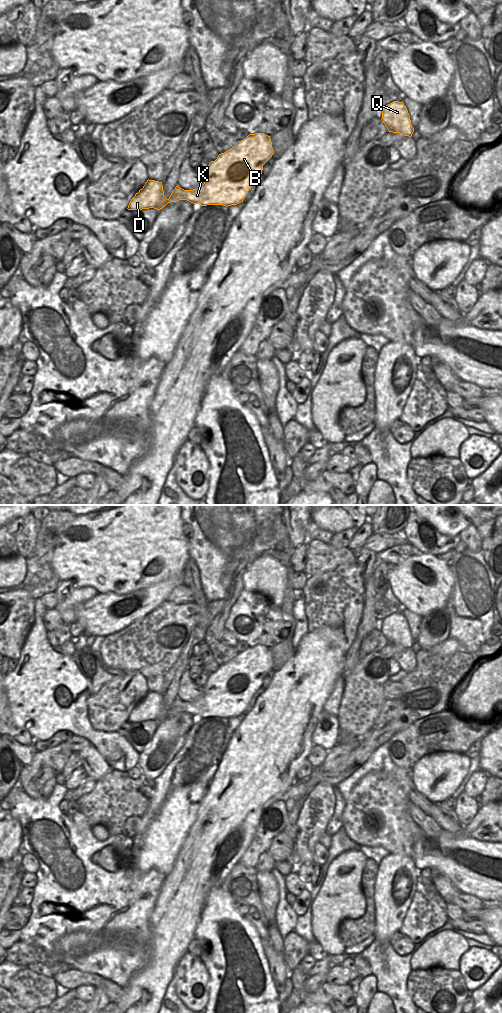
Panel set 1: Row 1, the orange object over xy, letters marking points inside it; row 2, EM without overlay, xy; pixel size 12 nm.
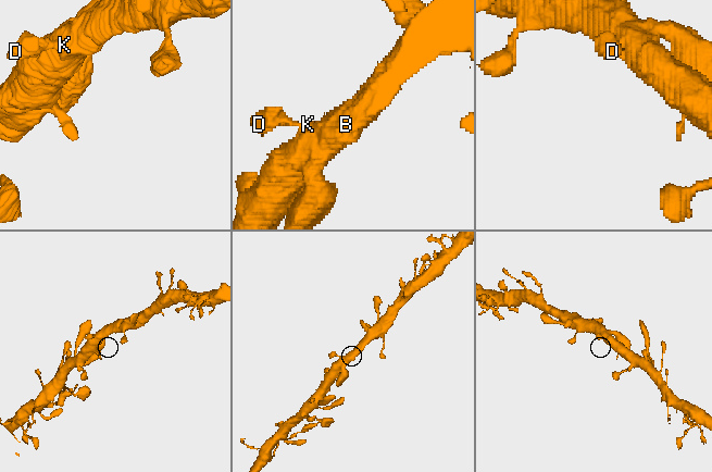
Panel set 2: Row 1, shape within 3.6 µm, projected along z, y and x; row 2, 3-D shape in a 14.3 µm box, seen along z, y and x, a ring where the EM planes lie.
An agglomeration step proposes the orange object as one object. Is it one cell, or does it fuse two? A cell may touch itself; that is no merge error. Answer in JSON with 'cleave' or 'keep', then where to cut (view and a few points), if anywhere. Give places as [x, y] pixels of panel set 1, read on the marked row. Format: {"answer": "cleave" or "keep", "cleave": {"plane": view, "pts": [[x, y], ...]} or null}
{"answer": "keep", "cleave": null}

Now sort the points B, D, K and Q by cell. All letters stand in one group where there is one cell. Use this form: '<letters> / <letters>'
B D K Q

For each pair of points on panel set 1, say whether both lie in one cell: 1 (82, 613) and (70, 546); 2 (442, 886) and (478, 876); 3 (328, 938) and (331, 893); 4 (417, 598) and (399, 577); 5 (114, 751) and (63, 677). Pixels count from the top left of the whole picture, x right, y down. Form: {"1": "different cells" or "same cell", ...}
{"1": "different cells", "2": "different cells", "3": "same cell", "4": "same cell", "5": "same cell"}

